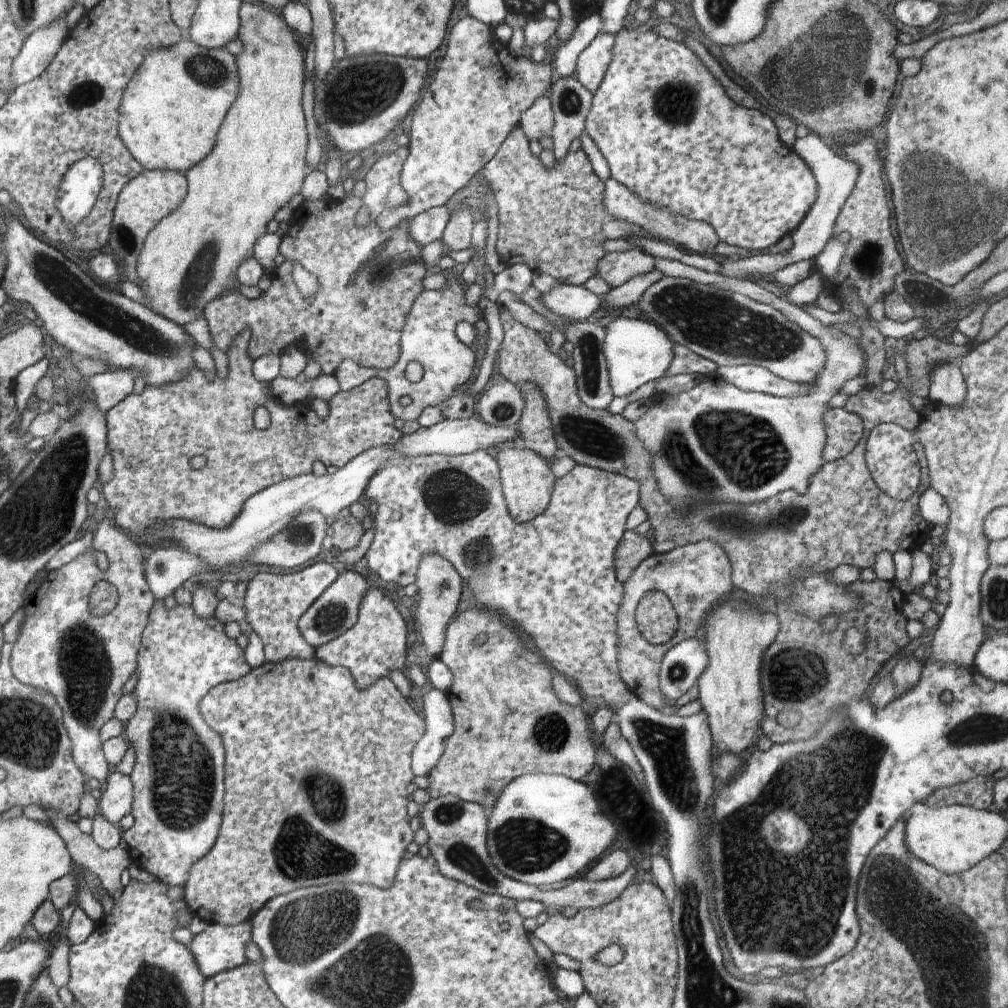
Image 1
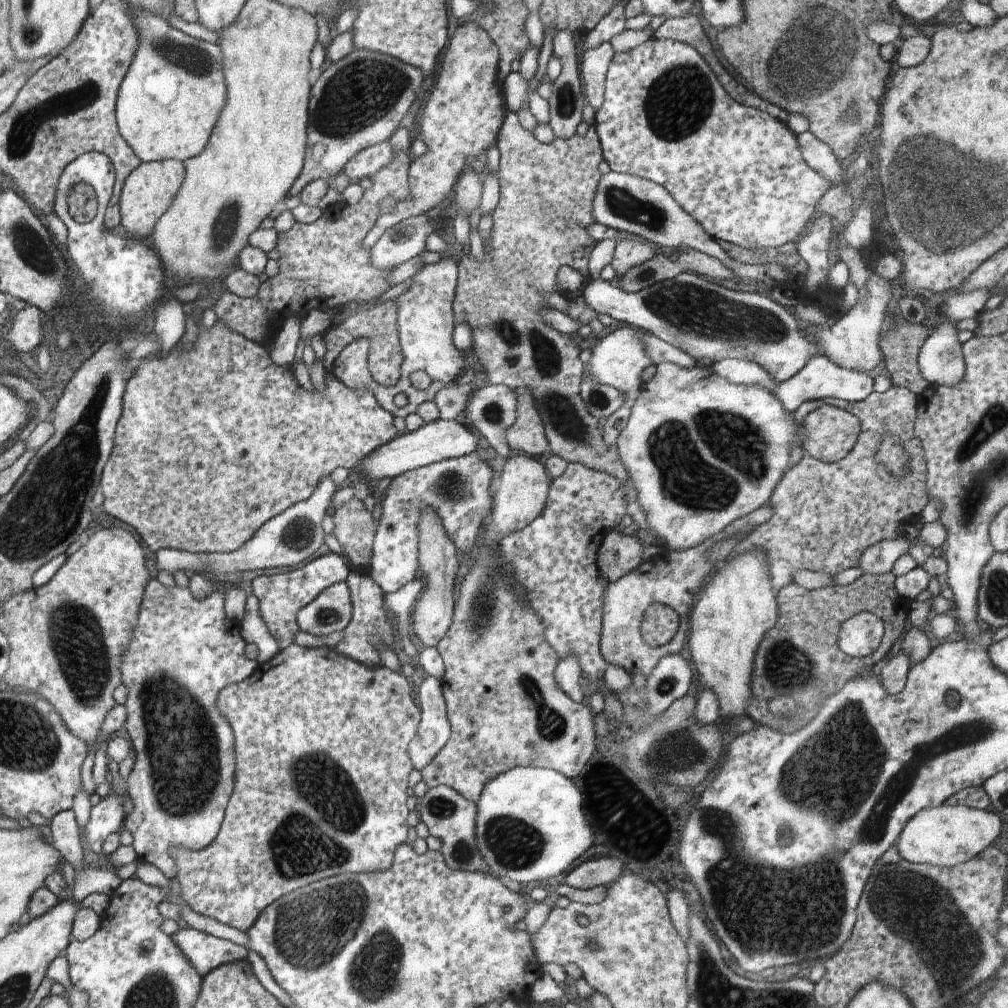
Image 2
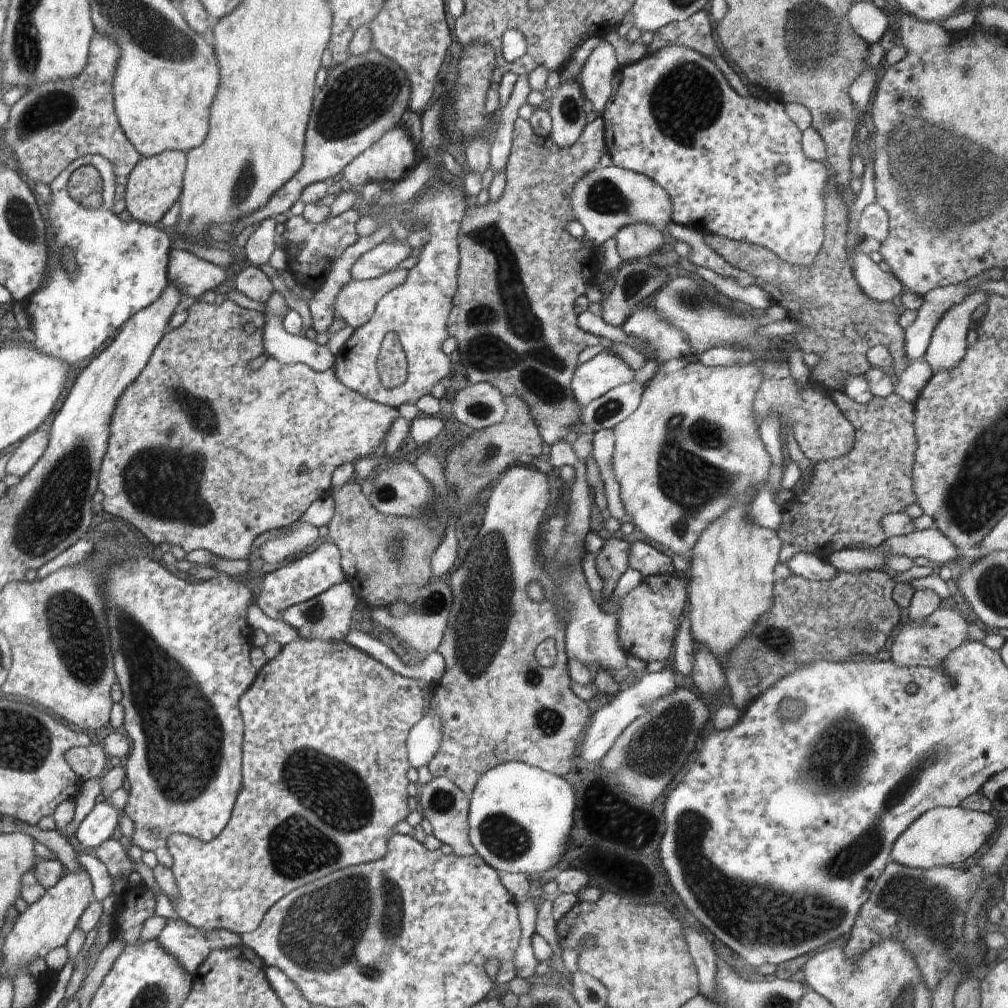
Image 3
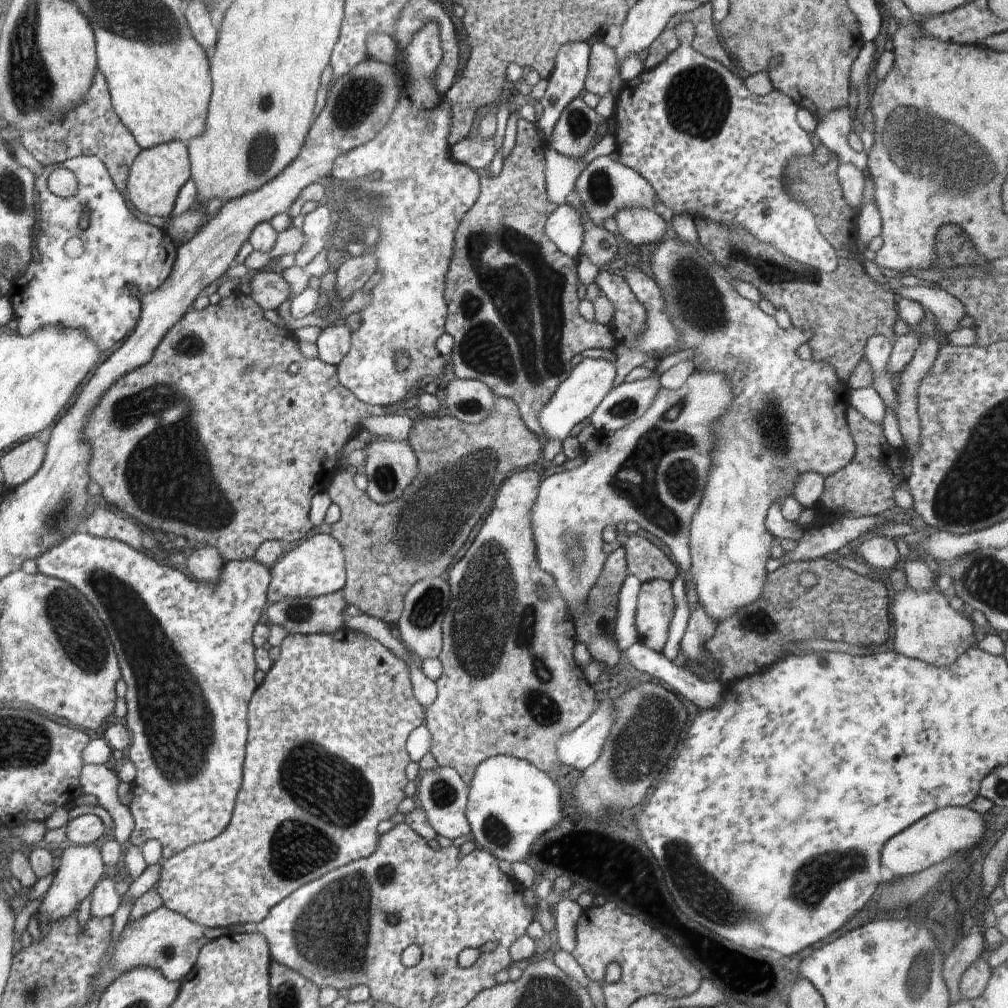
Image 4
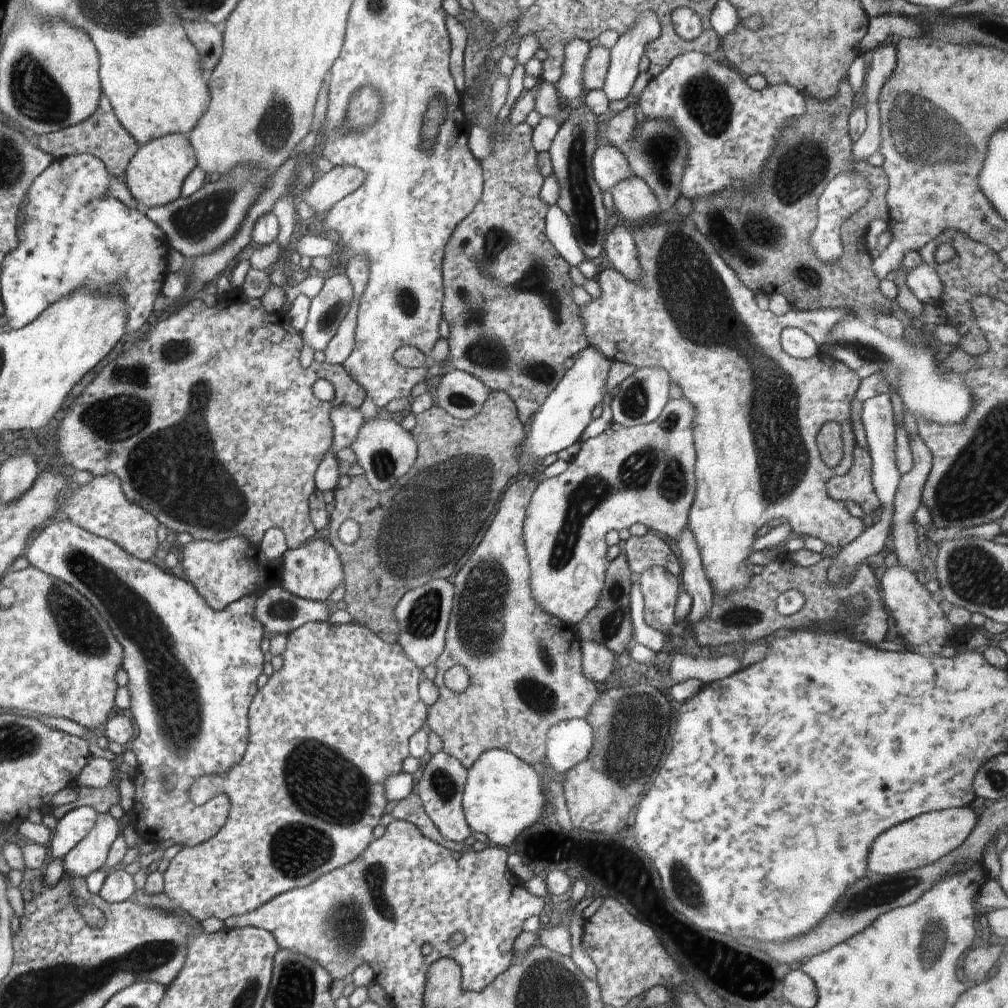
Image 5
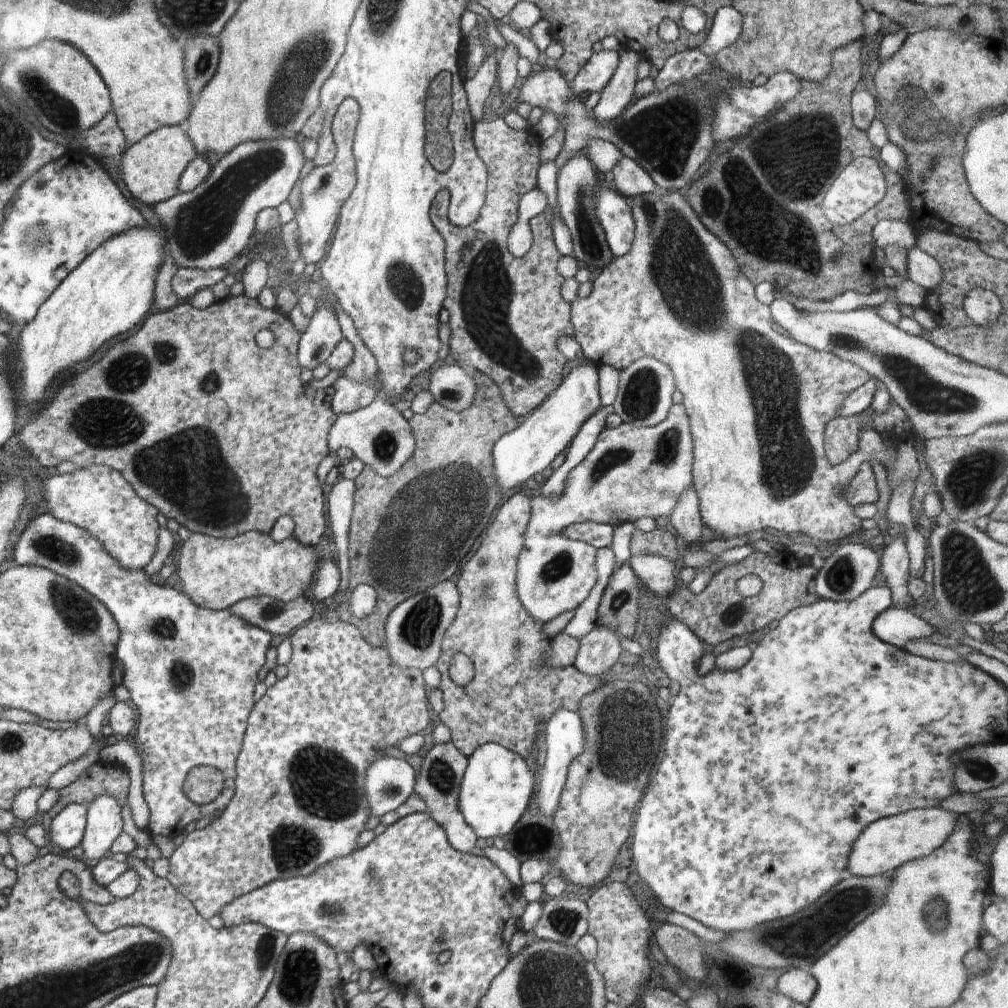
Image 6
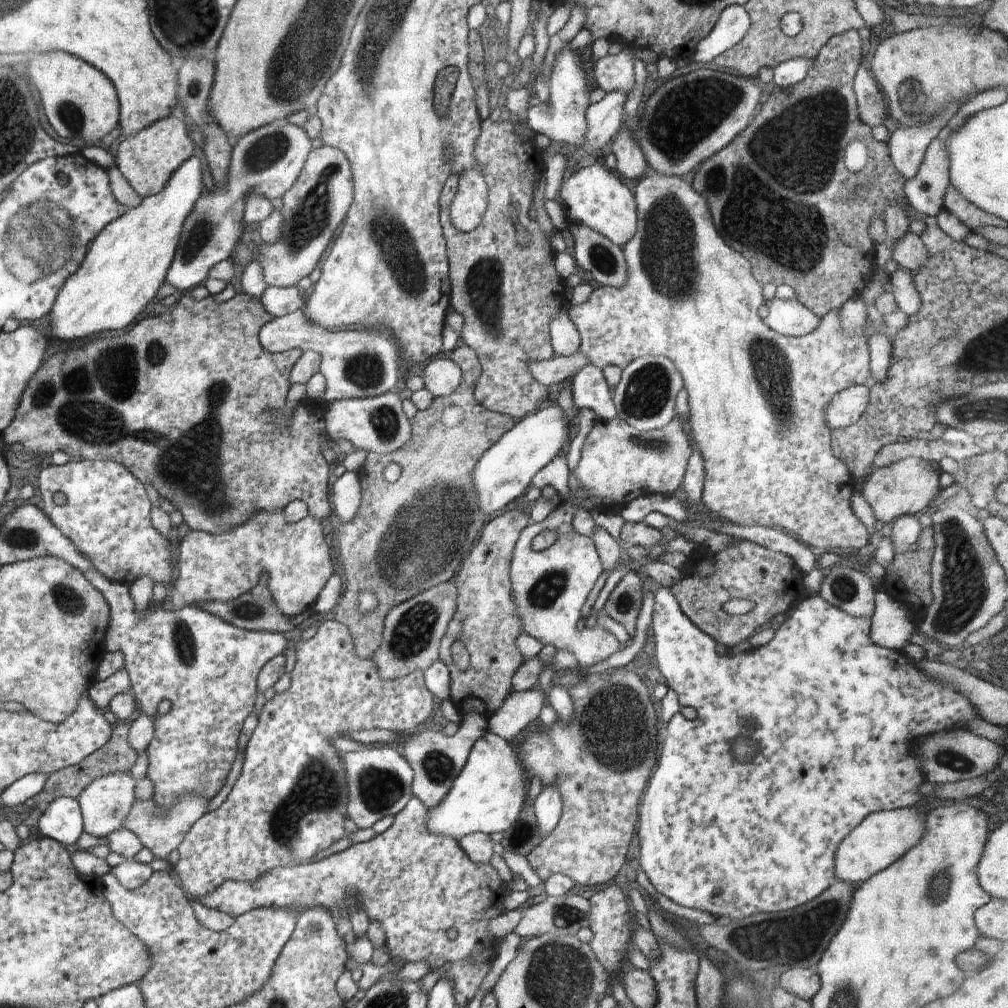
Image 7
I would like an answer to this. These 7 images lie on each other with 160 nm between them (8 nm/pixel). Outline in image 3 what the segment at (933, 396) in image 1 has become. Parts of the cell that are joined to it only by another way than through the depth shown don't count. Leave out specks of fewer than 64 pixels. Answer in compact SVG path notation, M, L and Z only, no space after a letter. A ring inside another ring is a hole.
M985 290L970 293L959 305L953 306L935 326L923 360L936 374L953 369L967 351L966 335L970 329L972 312L987 302L992 292Z

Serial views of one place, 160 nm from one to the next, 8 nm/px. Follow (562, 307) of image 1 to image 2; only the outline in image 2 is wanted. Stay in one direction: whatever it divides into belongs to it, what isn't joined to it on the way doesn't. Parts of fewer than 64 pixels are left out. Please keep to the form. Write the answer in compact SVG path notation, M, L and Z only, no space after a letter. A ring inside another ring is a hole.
M691 270L678 273L671 279L660 281L635 293L623 291L616 283L604 282L599 278L592 280L581 296L584 297L586 306L592 308L596 314L608 314L614 320L626 322L636 328L644 328L647 333L688 353L696 362L700 359L754 361L765 368L776 382L794 376L818 355L816 345L802 336L802 323L793 311L773 301L768 293L755 292L748 287L726 288L709 282L706 277L697 275Z

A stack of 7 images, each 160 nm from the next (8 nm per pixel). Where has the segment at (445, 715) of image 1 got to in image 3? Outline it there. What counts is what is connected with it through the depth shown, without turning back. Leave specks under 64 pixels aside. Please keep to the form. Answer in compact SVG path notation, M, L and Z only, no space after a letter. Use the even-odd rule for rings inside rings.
M432 698L427 701L426 714L412 726L406 739L410 766L417 770L427 766L442 742L443 722L430 713L430 706Z

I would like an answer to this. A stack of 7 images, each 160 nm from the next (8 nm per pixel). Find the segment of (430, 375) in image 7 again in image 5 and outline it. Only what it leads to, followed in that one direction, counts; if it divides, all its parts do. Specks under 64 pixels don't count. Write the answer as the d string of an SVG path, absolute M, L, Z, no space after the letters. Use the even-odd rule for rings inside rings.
M456 368L441 375L435 405L459 420L469 420L482 410L489 389L478 378Z

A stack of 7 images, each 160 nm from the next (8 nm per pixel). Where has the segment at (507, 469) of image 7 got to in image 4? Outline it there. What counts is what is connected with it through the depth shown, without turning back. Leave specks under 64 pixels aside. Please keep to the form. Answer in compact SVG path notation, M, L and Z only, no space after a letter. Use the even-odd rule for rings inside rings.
M586 357L574 367L569 377L560 384L547 405L539 412L539 423L545 434L543 440L557 439L563 441L568 438L570 430L582 422L584 418L588 418L608 392L616 388L614 384L616 375L615 364L606 359Z

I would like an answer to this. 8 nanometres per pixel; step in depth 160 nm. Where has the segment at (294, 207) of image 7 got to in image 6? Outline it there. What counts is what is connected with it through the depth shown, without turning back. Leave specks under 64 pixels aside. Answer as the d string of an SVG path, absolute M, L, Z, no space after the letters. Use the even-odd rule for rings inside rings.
M346 98L338 106L331 123L332 135L336 144L335 158L326 165L315 165L300 182L300 208L296 211L296 242L300 258L306 265L319 266L324 260L326 245L336 230L340 210L350 197L356 185L353 146L356 126L360 118L360 105L354 98Z

